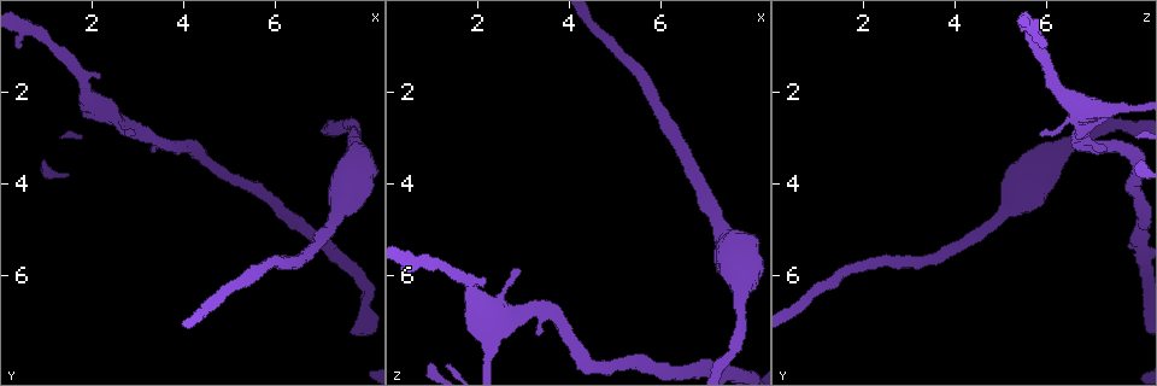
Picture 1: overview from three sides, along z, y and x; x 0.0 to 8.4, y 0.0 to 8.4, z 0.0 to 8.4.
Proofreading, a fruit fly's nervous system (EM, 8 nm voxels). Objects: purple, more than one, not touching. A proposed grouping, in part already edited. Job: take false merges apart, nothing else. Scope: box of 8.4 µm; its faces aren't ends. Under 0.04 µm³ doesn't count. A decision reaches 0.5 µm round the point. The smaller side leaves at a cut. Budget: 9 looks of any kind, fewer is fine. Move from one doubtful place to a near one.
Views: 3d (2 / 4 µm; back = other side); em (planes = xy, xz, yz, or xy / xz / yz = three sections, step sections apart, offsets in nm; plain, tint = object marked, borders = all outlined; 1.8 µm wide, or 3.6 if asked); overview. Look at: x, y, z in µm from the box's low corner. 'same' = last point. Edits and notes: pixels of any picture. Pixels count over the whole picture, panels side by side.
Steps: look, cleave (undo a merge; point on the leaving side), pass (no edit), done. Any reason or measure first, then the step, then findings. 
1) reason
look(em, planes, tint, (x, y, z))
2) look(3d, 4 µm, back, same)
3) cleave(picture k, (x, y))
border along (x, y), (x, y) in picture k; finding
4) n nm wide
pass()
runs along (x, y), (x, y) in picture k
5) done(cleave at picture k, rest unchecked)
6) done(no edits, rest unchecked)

sharp bend
look(em, planes, borders, (3.45, 3.05, 6.65))

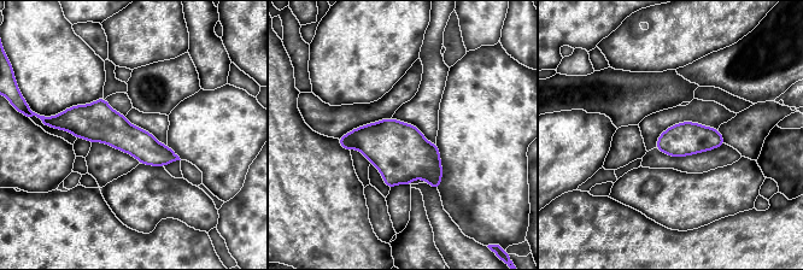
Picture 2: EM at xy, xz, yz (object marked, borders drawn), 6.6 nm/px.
pass()
runs along (62, 122), (99, 122), (174, 157) in picture 2; continuous, no second neuron

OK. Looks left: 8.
thick turns thin
look(em, planes, plain, (2.20, 2.30, 8.00))

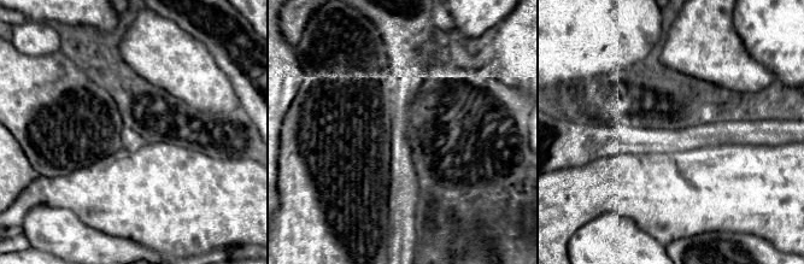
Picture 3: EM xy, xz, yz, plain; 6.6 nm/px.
see the neighbours
look(em, planes, borders, same)

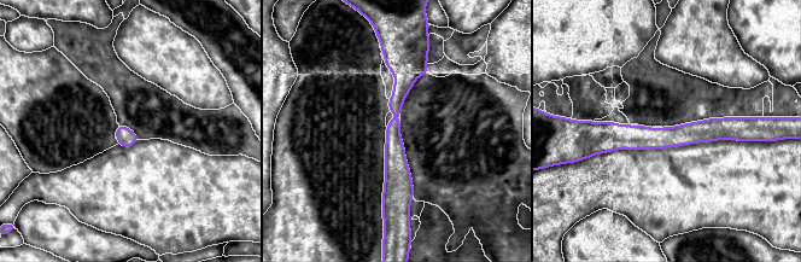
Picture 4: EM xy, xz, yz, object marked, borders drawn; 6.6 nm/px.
pass()
runs along (391, 56), (401, 67), (395, 161), (403, 201) in picture 4; one neuron here

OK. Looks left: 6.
thick turns thin
look(3d, 4 µm, (7.55, 4.40, 5.25))

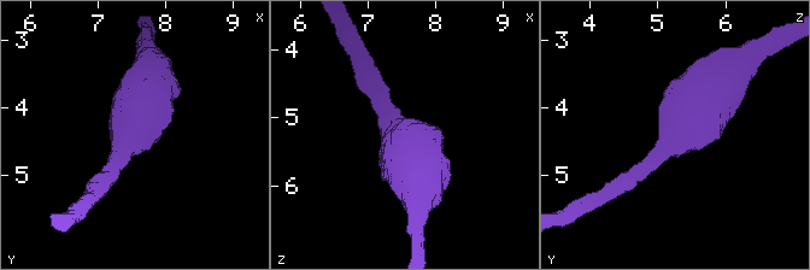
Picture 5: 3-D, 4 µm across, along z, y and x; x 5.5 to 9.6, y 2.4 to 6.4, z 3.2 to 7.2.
need the tissue
look(em, 3.6 µm, planes, tint, (7.50, 4.45, 5.25))

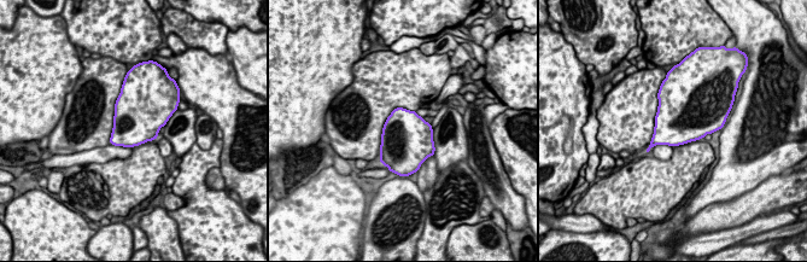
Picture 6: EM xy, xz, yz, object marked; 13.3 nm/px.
650 nm wide
pass()
continuous, no second neuron

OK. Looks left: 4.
thick turns thin
look(3d, 4 µm, (7.75, 3.10, 6.45))

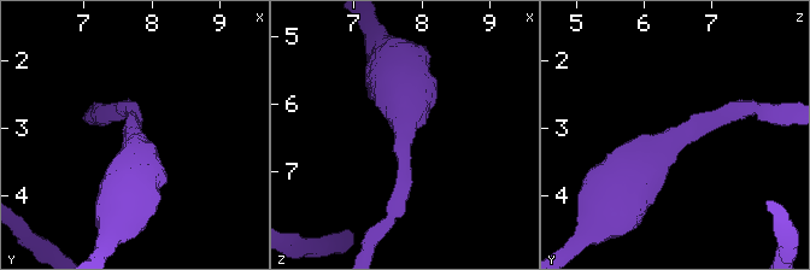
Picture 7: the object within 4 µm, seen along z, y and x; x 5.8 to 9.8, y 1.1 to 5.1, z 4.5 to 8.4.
arms of 220, 700 nm
look(em, 3.6 µm, planes, tint, (7.70, 3.15, 6.45))

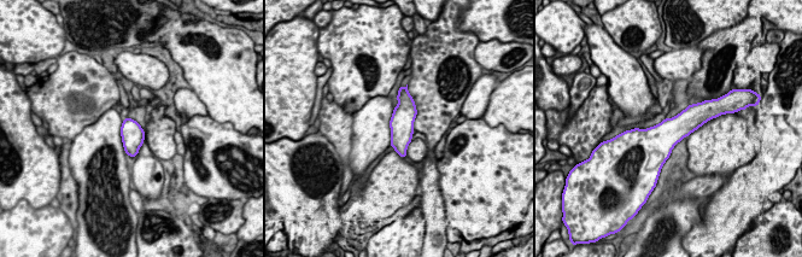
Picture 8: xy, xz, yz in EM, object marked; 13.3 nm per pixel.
pass()
continuous, no second neuron

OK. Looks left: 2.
done(no edits, rest unchecked)

